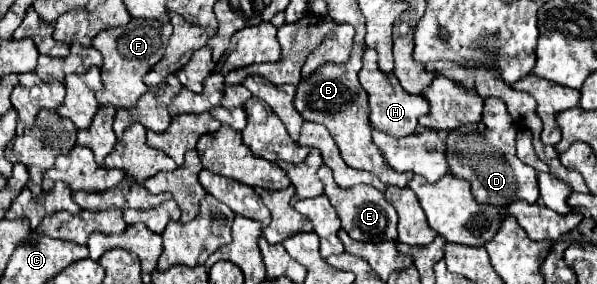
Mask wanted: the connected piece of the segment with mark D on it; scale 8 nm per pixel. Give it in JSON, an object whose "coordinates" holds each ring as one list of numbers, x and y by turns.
{"coordinates":[[487,98,481,124,467,124,447,132,447,160,451,174,471,182,473,196,479,204,493,204,505,208,513,200,537,202,539,182,537,172,523,164,515,154,515,124,505,104,497,98]]}

